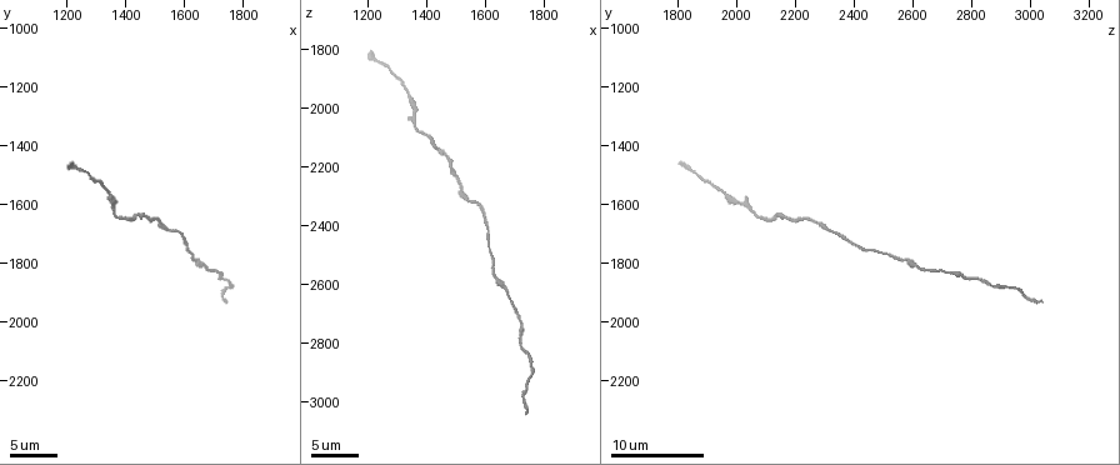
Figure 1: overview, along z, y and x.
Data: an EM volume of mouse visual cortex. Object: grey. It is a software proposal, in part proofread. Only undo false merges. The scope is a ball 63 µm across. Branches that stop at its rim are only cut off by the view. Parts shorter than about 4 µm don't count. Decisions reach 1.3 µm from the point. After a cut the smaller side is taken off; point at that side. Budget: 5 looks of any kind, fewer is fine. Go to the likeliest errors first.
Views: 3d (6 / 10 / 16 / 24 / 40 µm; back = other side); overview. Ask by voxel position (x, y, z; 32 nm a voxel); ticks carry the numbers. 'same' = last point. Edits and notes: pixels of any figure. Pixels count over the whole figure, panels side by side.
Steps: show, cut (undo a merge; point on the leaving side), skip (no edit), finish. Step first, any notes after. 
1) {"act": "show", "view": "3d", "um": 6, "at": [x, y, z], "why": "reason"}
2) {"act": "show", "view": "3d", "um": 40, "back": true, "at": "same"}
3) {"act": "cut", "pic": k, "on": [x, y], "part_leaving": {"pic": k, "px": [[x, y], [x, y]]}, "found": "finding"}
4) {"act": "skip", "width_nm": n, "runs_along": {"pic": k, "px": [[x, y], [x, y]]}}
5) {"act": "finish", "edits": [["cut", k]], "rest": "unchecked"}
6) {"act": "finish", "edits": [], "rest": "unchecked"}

{"act": "show", "view": "3d", "um": 16, "at": [1630, 1790, 2560], "why": "thick turns thin"}

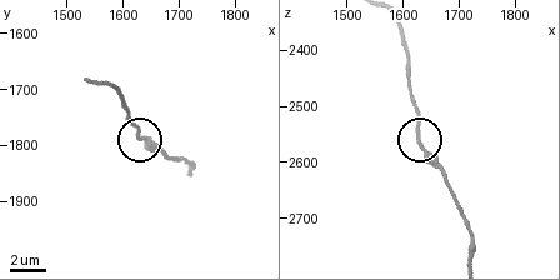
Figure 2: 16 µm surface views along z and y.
{"act": "show", "view": "3d", "um": 6, "at": [1625, 1785, 2560], "why": "closer look"}

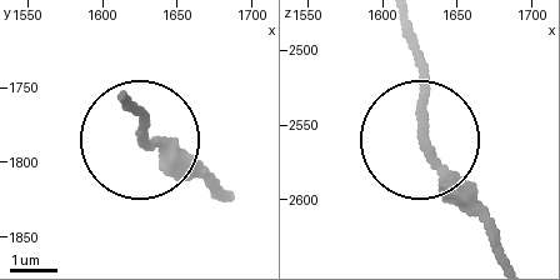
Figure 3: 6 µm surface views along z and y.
{"act": "skip", "width_nm": 190, "runs_along": {"pic": 3, "px": [[124, 98], [148, 141], [211, 185]]}, "found": "continuous, no second neuron"}

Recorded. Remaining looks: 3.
{"act": "show", "view": "3d", "um": 16, "at": [1520, 1660, 2260], "why": "thin neck"}

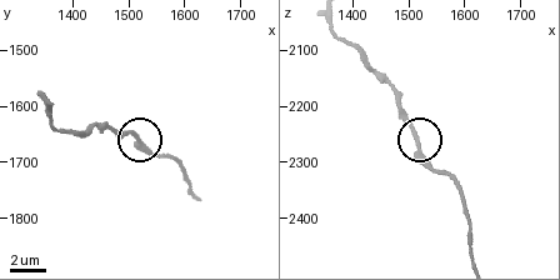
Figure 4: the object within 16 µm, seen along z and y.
{"act": "skip", "runs_along": {"pic": 4, "px": [[183, 170], [141, 139], [116, 134]]}, "found": "continuous, no second neuron"}

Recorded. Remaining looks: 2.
{"act": "show", "view": "3d", "um": 10, "at": [1340, 1580, 1970], "why": "thick turns thin"}

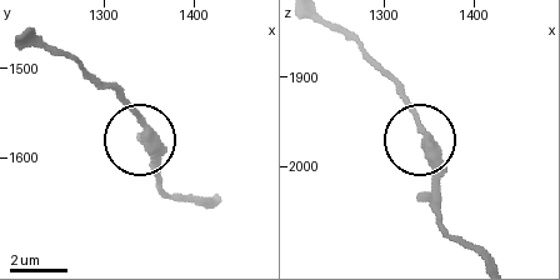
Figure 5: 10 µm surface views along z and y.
{"act": "skip", "width_nm": 340, "runs_along": {"pic": 5, "px": [[211, 200], [183, 203], [168, 195], [135, 109], [113, 83]]}, "found": "all the same neuron"}

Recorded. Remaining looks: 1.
{"act": "finish", "edits": [], "rest": "unchecked"}

